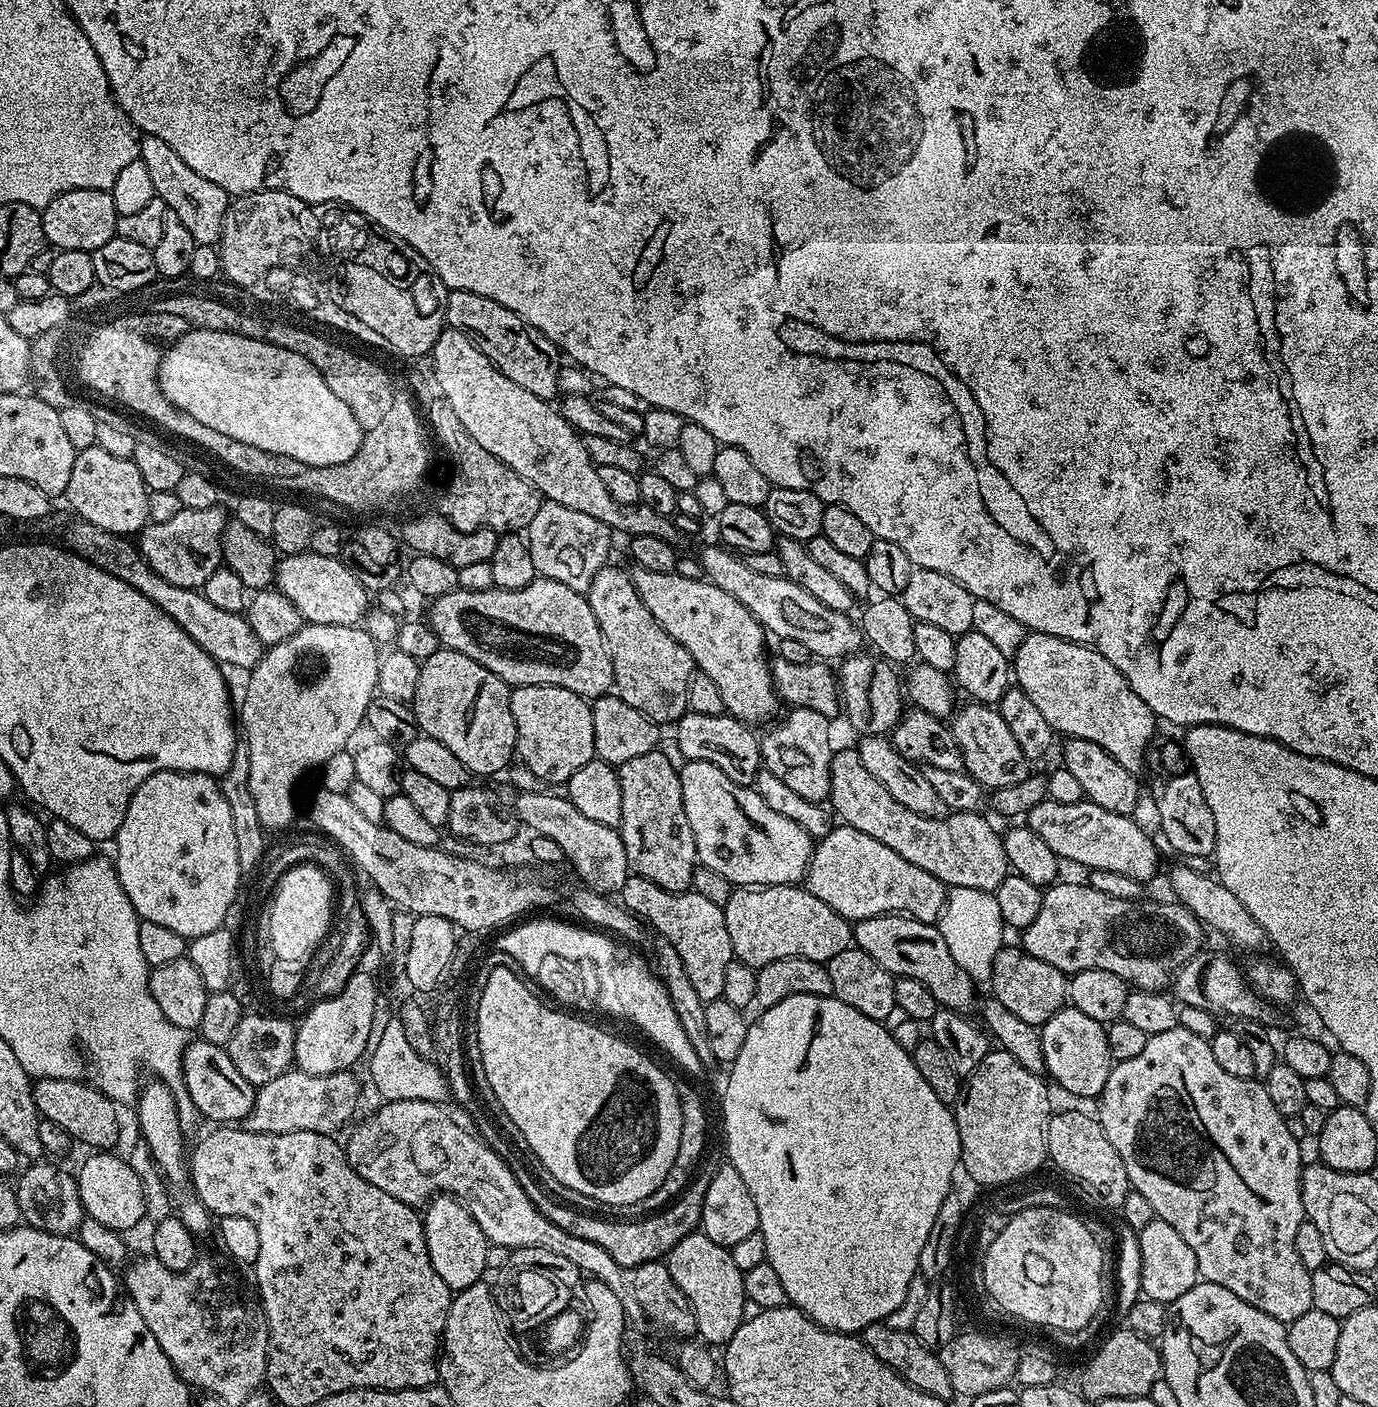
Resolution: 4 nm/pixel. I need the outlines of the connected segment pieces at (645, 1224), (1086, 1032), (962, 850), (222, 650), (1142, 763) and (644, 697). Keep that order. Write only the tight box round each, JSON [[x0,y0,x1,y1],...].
[[526,1167,713,1270],[1039,1006,1114,1097],[828,747,1010,893],[63,520,266,670],[1012,632,1158,774],[586,566,694,725]]

